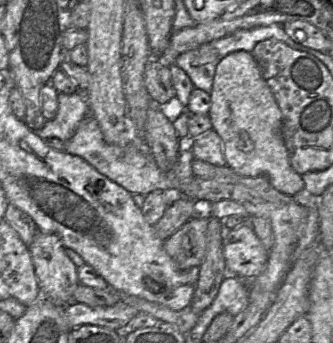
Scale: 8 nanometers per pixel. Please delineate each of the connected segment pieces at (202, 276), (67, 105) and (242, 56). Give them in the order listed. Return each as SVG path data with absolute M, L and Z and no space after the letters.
M211 216L208 218L206 255L199 268L199 278L190 308L201 314L215 299L223 279L228 275L223 255L222 222Z
M58 93L58 110L52 120L34 131L40 138L58 138L67 142L75 133L79 123L90 113L85 93Z
M244 50L226 55L216 66L211 107L212 129L222 141L226 165L246 177L265 177L277 191L295 196L304 190L302 175L291 166L282 136L282 113L251 55Z

